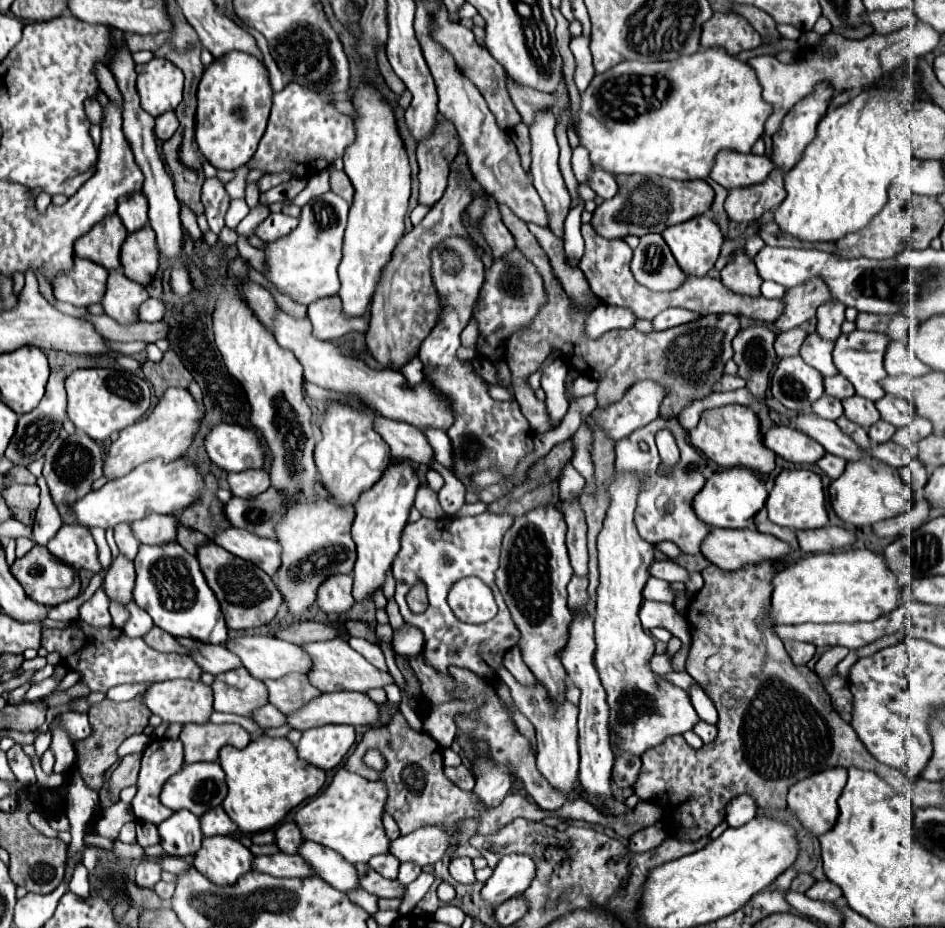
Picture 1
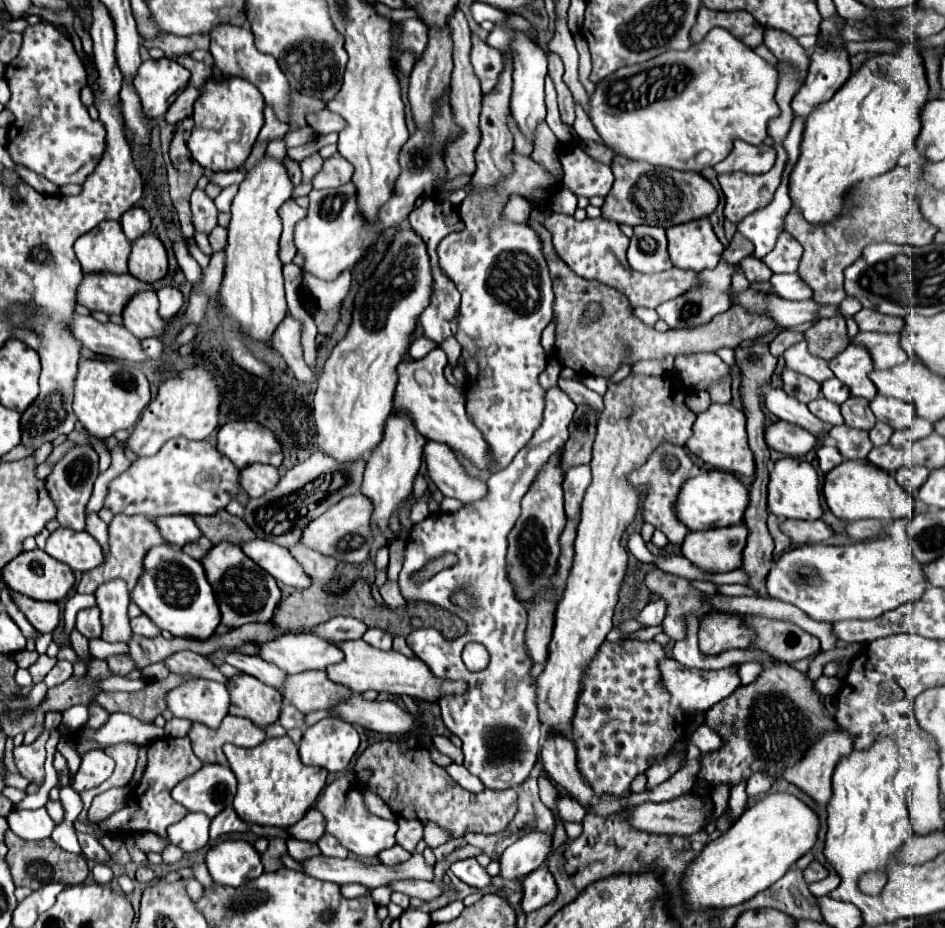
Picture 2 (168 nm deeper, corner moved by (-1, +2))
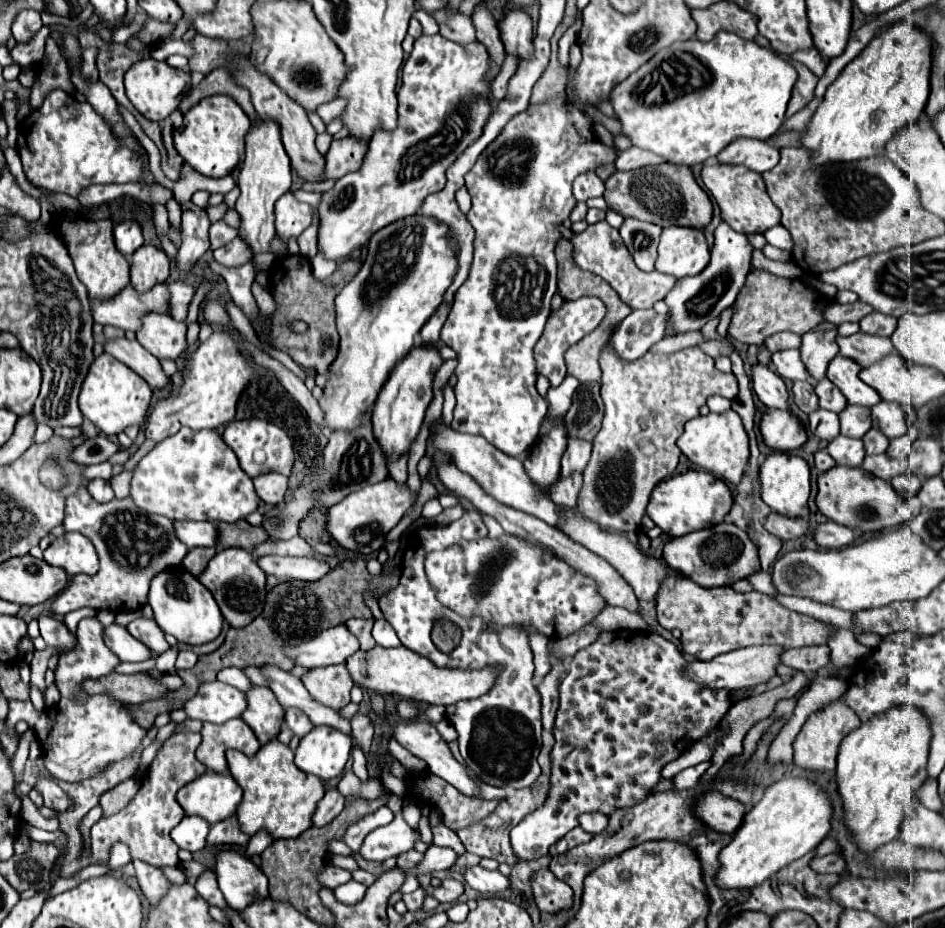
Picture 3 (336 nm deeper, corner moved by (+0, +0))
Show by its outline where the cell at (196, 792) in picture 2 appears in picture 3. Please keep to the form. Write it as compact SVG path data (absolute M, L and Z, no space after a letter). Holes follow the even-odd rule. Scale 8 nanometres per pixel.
M207 771L199 779L181 787L177 801L187 815L199 815L213 825L235 815L241 795L243 791L231 775Z

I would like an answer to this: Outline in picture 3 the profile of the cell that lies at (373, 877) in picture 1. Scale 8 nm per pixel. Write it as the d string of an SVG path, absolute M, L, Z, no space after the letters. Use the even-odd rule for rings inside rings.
M445 879L437 889L433 889L433 887L429 885L425 891L427 891L427 895L435 895L441 903L455 903L455 901L463 895L465 887L463 887L463 883L457 881L457 879Z

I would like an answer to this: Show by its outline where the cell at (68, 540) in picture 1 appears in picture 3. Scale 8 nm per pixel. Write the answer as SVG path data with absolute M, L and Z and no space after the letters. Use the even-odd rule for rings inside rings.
M65 533L63 537L57 537L45 549L45 561L49 565L63 567L69 577L79 573L93 575L99 571L99 559L93 543L79 533Z

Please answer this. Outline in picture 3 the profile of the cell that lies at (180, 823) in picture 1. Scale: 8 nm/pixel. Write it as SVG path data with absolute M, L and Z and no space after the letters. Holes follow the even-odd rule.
M183 817L183 821L171 831L171 839L179 845L179 849L187 849L191 853L205 847L205 837L209 833L209 823L201 817Z

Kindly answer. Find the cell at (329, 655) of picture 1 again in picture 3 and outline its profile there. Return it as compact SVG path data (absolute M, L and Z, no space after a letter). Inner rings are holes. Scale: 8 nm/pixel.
M373 647L367 653L357 651L347 659L347 669L353 677L353 681L369 691L375 693L395 693L405 699L413 701L425 701L431 705L453 705L467 699L477 699L485 695L497 679L497 667L483 667L483 669L451 669L451 667L437 667L427 657L407 649L385 649L385 647Z

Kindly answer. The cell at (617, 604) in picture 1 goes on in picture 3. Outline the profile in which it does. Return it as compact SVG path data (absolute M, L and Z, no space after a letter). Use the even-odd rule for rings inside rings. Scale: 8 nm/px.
M753 645L753 647L745 647L745 649L737 649L725 655L719 655L717 659L711 661L695 661L689 663L689 675L697 677L701 683L705 683L707 687L713 689L747 689L747 687L755 687L759 683L767 683L773 675L777 665L781 665L781 655L785 649L775 647L775 645Z

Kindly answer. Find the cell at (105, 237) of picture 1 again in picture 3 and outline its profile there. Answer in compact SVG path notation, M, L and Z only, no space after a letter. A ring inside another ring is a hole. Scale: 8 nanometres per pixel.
M61 217L57 231L61 235L61 239L65 241L69 255L73 259L75 271L79 281L87 287L89 299L111 299L115 297L119 291L123 291L125 285L129 285L129 263L125 261L125 257L117 251L115 241L113 241L113 221L105 219L105 221L85 221L81 217L69 219L69 217Z

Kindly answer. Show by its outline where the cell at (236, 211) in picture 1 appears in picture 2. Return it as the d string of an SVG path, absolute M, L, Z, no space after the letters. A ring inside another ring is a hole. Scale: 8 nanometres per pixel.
M236 185L226 187L226 189L214 199L214 201L216 201L216 207L218 207L222 213L230 213L230 205L232 205L236 193L238 193L238 187L236 187Z

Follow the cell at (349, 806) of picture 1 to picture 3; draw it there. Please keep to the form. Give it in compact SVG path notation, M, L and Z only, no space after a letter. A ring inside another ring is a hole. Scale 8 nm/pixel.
M391 794L387 806L395 814L393 821L369 833L359 851L369 861L385 861L389 857L399 857L401 853L411 851L419 841L419 833L409 827L402 817L402 798Z

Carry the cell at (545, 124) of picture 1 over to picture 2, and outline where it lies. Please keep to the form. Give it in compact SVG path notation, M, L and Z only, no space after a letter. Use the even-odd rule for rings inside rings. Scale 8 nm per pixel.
M518 37L514 41L514 51L518 53L518 61L514 61L514 97L512 97L512 117L518 123L518 129L526 139L534 143L536 139L536 127L546 119L546 99L544 99L544 79L548 75L548 61L544 51L534 45L532 41L526 41L526 37Z

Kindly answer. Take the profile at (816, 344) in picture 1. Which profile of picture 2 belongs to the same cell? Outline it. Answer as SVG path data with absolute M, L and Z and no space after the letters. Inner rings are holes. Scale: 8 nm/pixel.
M800 341L798 345L792 345L784 353L784 359L786 359L786 367L790 367L790 369L802 373L802 375L808 375L818 383L834 377L834 373L828 367L828 361L824 361L818 355L812 355L806 341Z

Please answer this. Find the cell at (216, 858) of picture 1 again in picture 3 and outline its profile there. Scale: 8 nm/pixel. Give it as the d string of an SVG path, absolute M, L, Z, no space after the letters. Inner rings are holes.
M223 851L217 857L215 871L219 889L225 895L227 905L235 911L243 911L253 903L253 899L269 897L263 871L237 851Z

